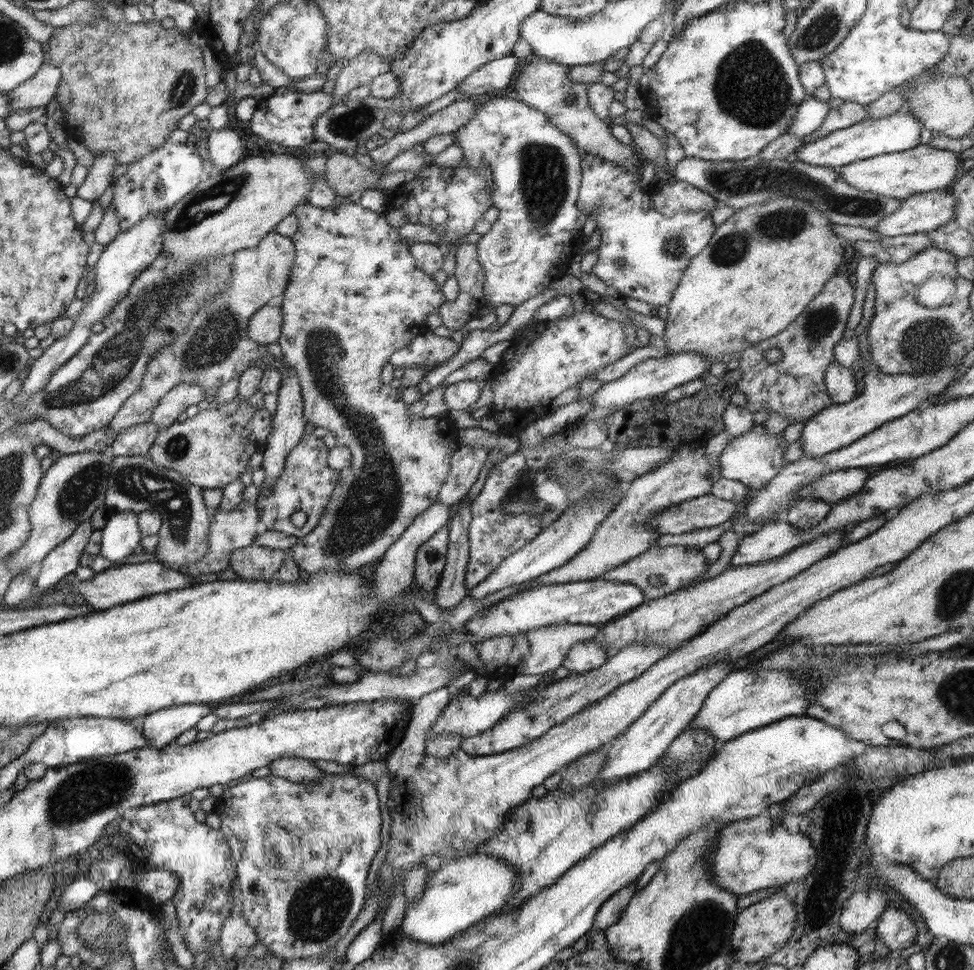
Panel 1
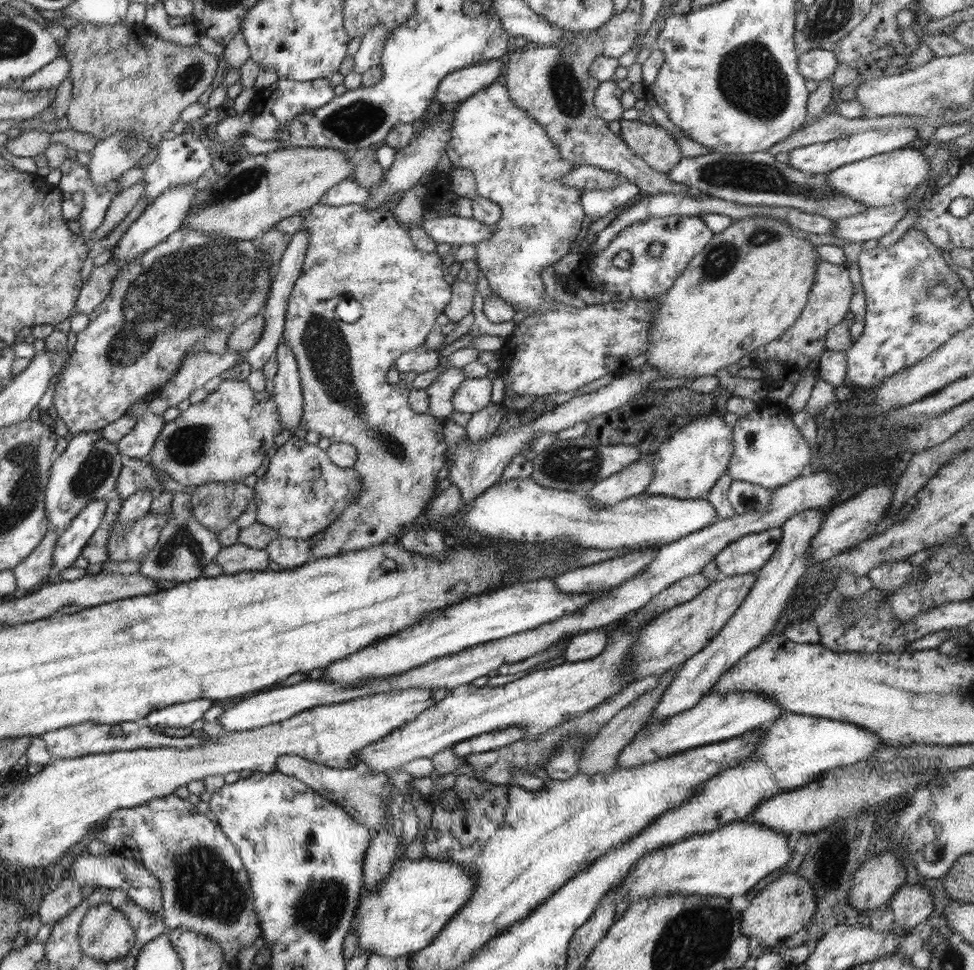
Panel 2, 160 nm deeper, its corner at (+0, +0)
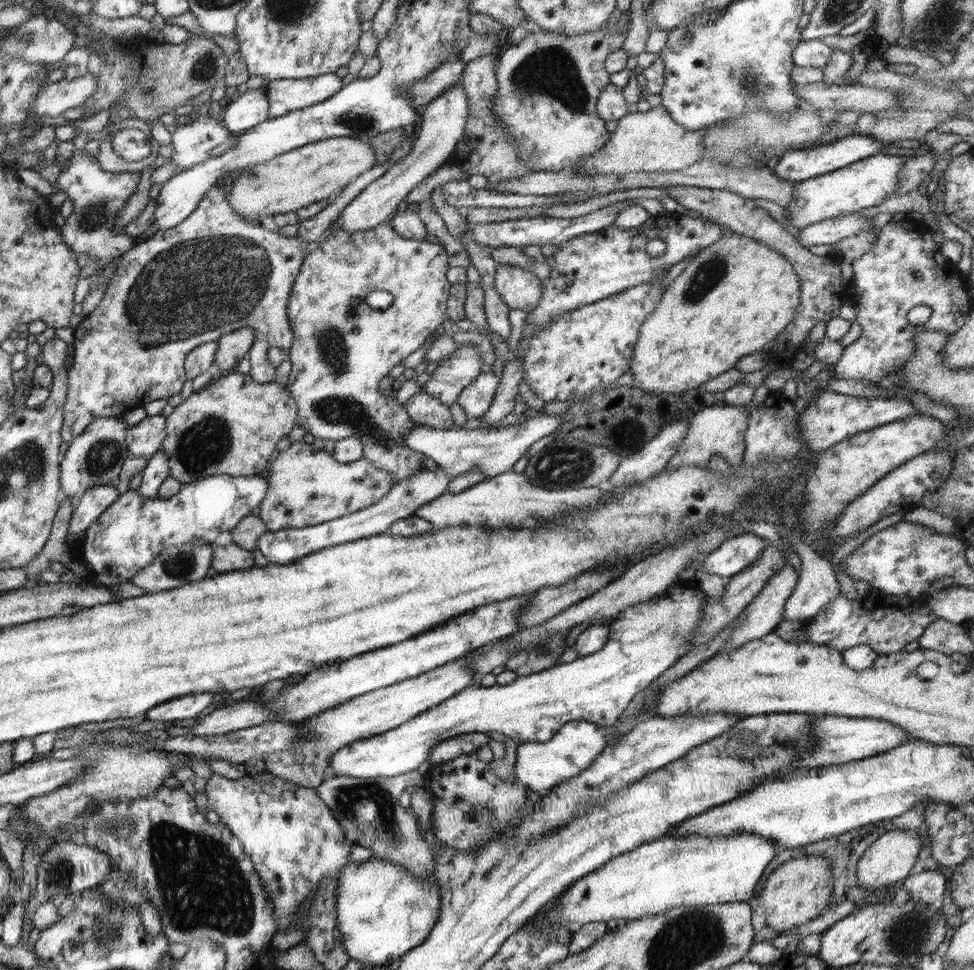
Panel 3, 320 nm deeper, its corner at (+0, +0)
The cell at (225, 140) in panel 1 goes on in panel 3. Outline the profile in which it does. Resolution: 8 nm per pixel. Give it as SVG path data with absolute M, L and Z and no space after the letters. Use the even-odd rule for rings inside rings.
M263 88L247 90L237 100L225 101L224 124L232 134L243 135L268 119L270 102Z

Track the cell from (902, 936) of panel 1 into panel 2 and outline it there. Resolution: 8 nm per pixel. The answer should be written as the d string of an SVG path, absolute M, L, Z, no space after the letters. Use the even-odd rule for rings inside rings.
M903 883L887 906L894 911L894 926L907 931L925 922L934 910L930 890L914 883Z

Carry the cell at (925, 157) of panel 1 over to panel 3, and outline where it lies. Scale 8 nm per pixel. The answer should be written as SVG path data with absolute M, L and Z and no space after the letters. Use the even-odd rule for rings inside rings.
M878 153L830 174L796 183L793 201L786 206L789 221L796 228L803 229L840 215L857 212L862 208L879 205L890 193L898 189L898 174L900 168L906 164L902 157L904 155Z

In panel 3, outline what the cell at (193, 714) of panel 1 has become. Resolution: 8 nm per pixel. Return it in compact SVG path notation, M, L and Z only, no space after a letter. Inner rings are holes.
M204 692L204 694L190 694L190 696L181 696L169 701L163 701L161 705L147 710L145 717L150 721L161 721L164 723L177 720L194 719L204 715L214 704L213 692Z

